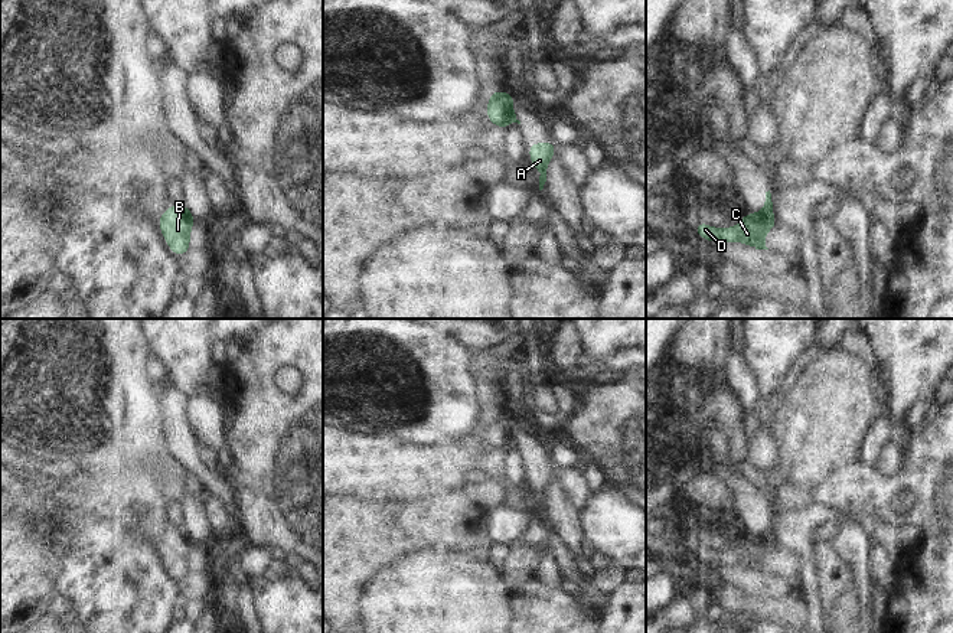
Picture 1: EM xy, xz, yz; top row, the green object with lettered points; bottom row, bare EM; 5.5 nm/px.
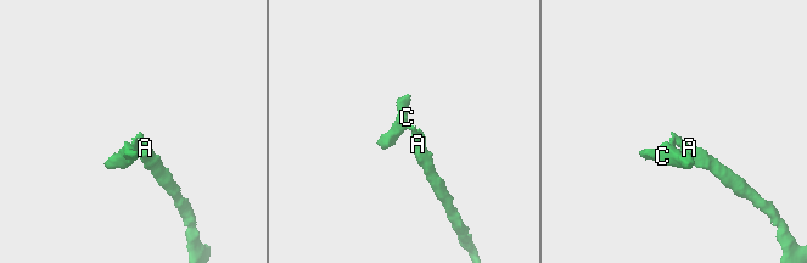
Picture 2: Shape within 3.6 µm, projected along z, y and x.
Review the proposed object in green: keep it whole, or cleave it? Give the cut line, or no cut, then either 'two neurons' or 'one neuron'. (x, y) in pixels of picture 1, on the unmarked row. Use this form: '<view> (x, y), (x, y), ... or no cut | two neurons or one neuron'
yz (772, 532), (761, 535) | two neurons

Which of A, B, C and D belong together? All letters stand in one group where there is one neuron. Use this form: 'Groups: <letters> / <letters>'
Groups: A / B C D

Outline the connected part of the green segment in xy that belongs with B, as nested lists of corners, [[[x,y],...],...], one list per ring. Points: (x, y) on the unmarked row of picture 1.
[[[170,525],[169,532],[157,541],[161,558],[176,580],[183,580],[190,572],[190,555],[196,545],[185,529]]]

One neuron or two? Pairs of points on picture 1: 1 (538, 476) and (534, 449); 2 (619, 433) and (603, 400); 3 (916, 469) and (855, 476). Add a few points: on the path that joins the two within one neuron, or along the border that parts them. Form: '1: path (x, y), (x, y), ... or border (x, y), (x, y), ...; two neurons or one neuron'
1: path (538, 469), (538, 456); one neuron
2: path (619, 424), (604, 408); one neuron
3: path (901, 483), (898, 486), (870, 486); one neuron

